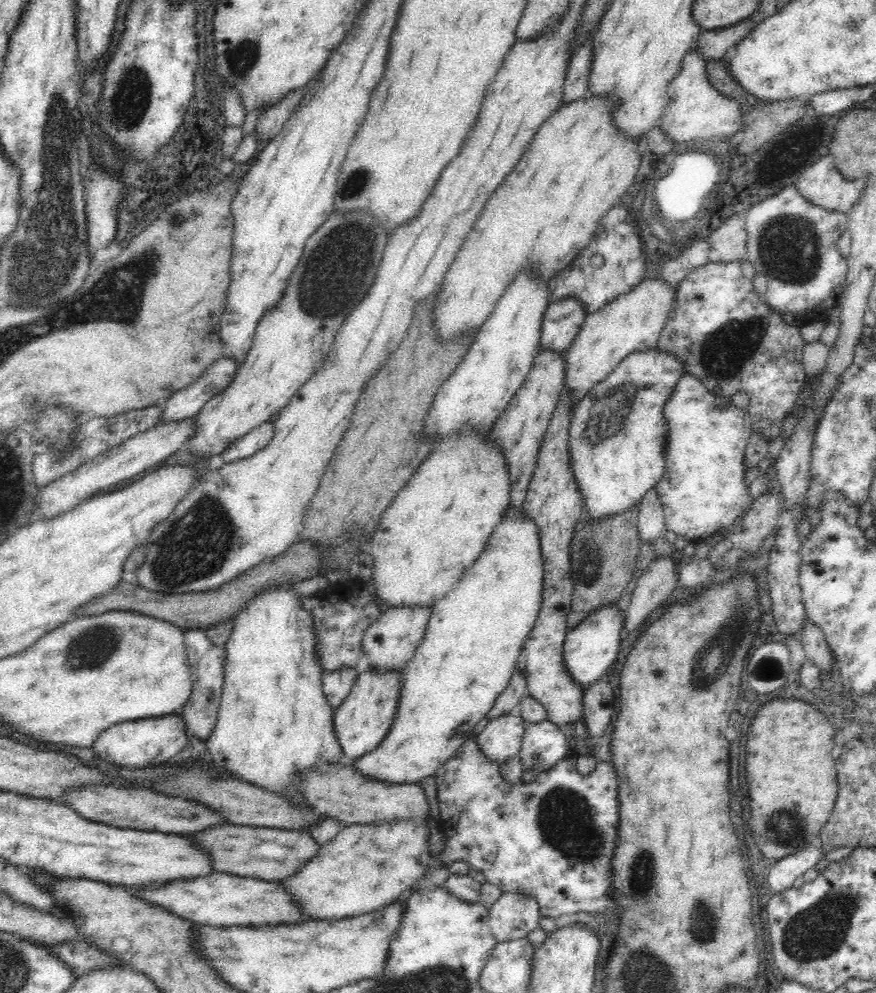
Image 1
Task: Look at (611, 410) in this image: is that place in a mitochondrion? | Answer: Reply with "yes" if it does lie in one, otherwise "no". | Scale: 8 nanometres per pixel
yes

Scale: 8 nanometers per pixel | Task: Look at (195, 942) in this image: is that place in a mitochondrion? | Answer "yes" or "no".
no

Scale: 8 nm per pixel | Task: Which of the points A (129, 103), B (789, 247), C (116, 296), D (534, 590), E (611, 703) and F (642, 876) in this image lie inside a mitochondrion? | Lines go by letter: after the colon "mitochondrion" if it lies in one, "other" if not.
A: mitochondrion
B: mitochondrion
C: mitochondrion
D: other
E: other
F: mitochondrion

